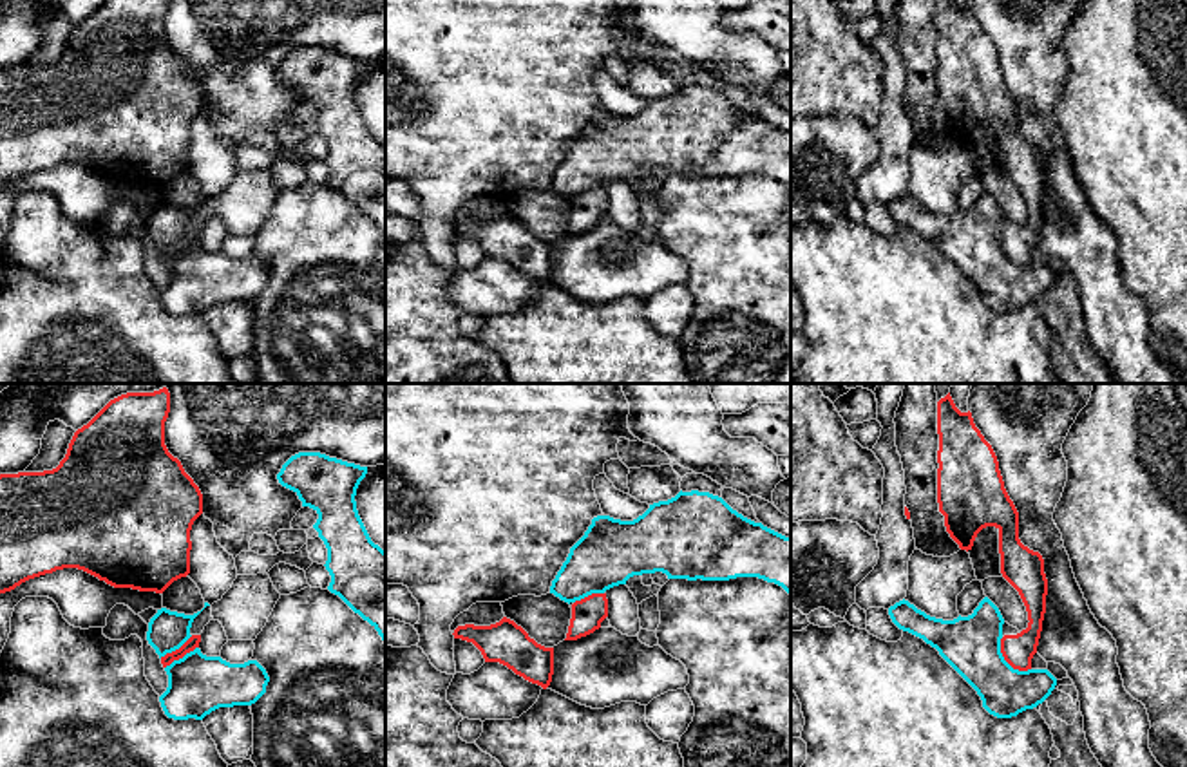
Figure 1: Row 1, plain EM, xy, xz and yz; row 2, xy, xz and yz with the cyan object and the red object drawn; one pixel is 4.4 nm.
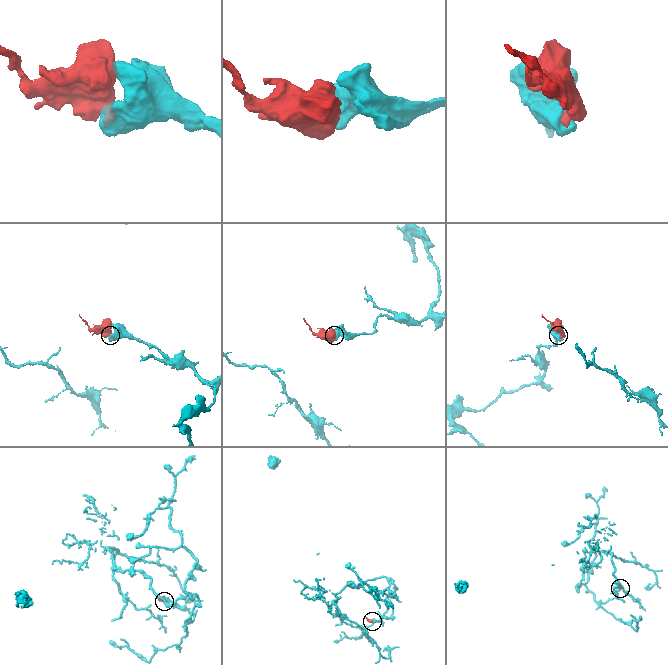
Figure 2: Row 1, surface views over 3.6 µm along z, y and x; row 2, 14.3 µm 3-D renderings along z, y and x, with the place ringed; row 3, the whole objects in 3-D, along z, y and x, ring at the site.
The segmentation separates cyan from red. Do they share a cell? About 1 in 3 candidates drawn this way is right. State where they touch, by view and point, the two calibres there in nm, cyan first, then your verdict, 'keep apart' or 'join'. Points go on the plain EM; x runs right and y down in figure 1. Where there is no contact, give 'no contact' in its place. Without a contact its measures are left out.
yz (1005, 255) | 260/140 nm | keep apart

